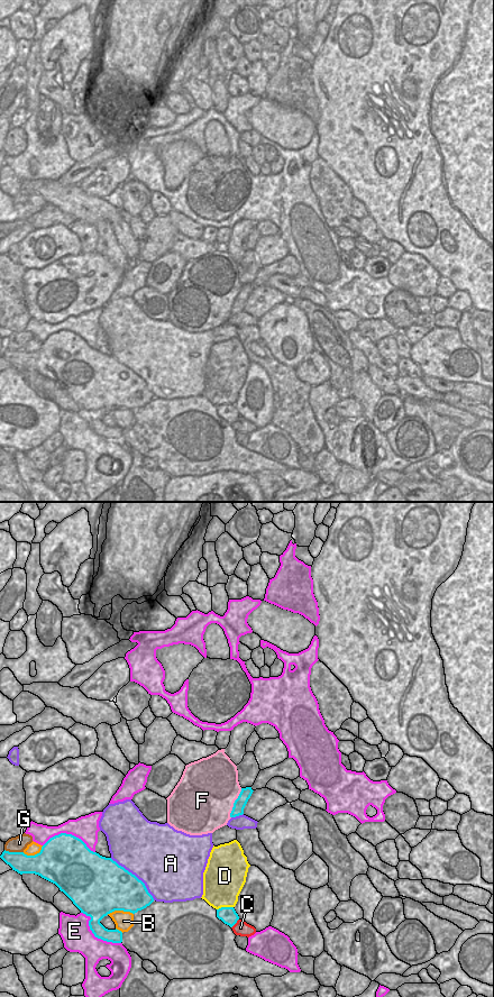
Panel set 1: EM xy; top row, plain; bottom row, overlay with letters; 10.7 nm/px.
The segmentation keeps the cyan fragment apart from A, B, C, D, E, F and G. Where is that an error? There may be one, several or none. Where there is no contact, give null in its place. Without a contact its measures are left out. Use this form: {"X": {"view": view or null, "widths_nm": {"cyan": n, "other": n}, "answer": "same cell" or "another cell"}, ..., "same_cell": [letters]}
{"A": {"view": "xy", "widths_nm": {"cyan": 480, "other": 500}, "answer": "another cell"}, "B": {"view": "xy", "widths_nm": {"cyan": 480, "other": 200}, "answer": "another cell"}, "C": {"view": "xy", "widths_nm": {"cyan": 180, "other": 150}, "answer": "another cell"}, "D": {"view": "xy", "widths_nm": {"cyan": 180, "other": 400}, "answer": "another cell"}, "E": {"view": "xy", "widths_nm": {"cyan": 170, "other": 320}, "answer": "another cell"}, "F": {"view": "xy", "widths_nm": {"cyan": 130, "other": 500}, "answer": "another cell"}, "G": {"view": "xy", "widths_nm": {"cyan": 220, "other": 170}, "answer": "another cell"}, "same_cell": []}

